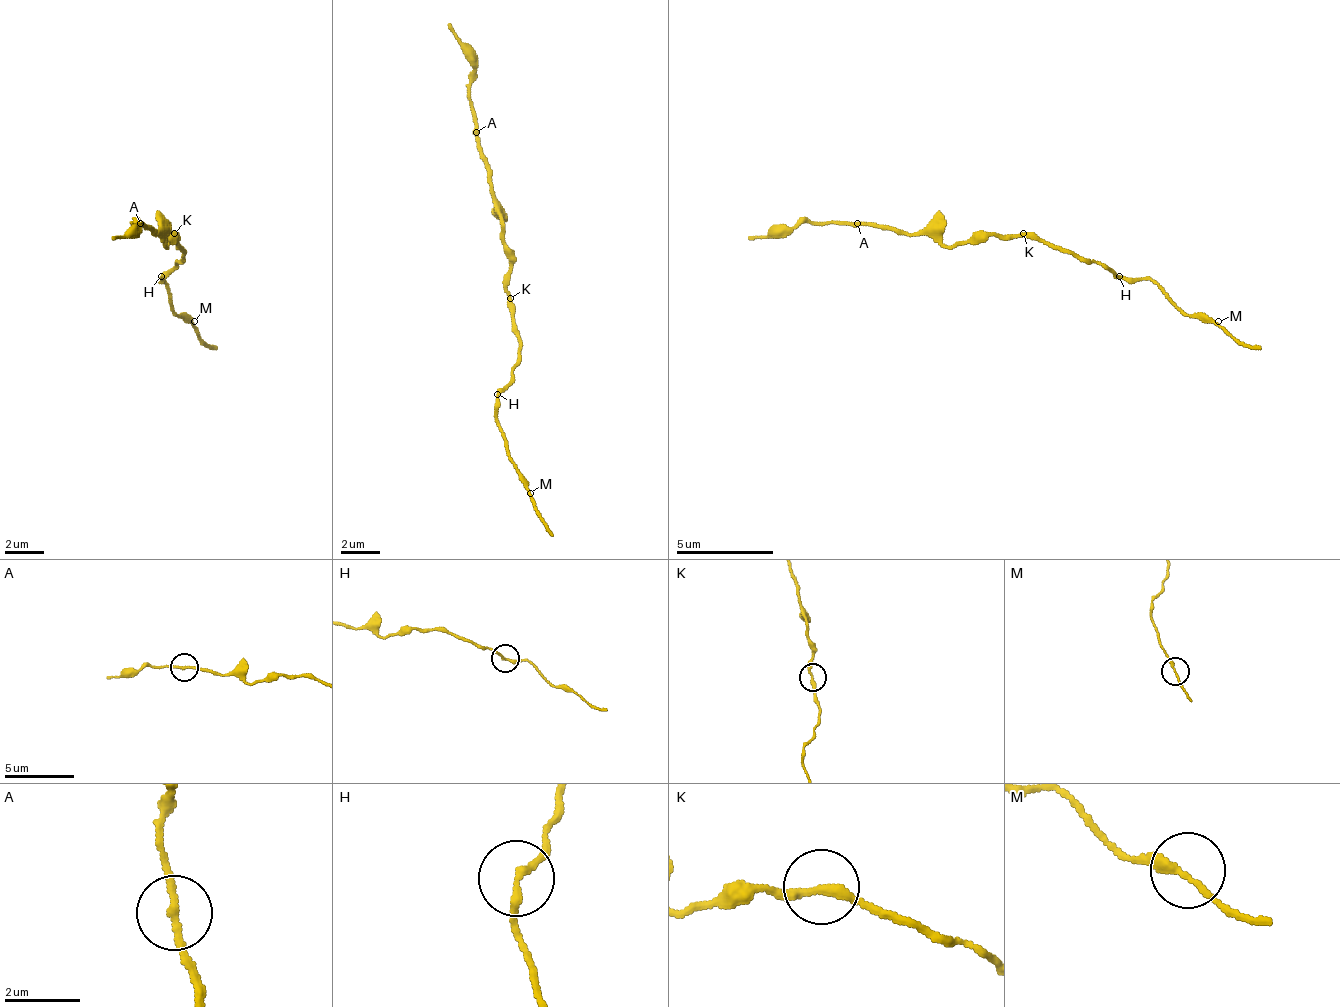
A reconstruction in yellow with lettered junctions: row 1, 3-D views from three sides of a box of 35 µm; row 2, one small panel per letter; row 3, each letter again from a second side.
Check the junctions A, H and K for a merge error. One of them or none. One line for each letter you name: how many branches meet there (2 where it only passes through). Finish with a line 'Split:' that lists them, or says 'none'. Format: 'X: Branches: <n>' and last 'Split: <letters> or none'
Split: none

